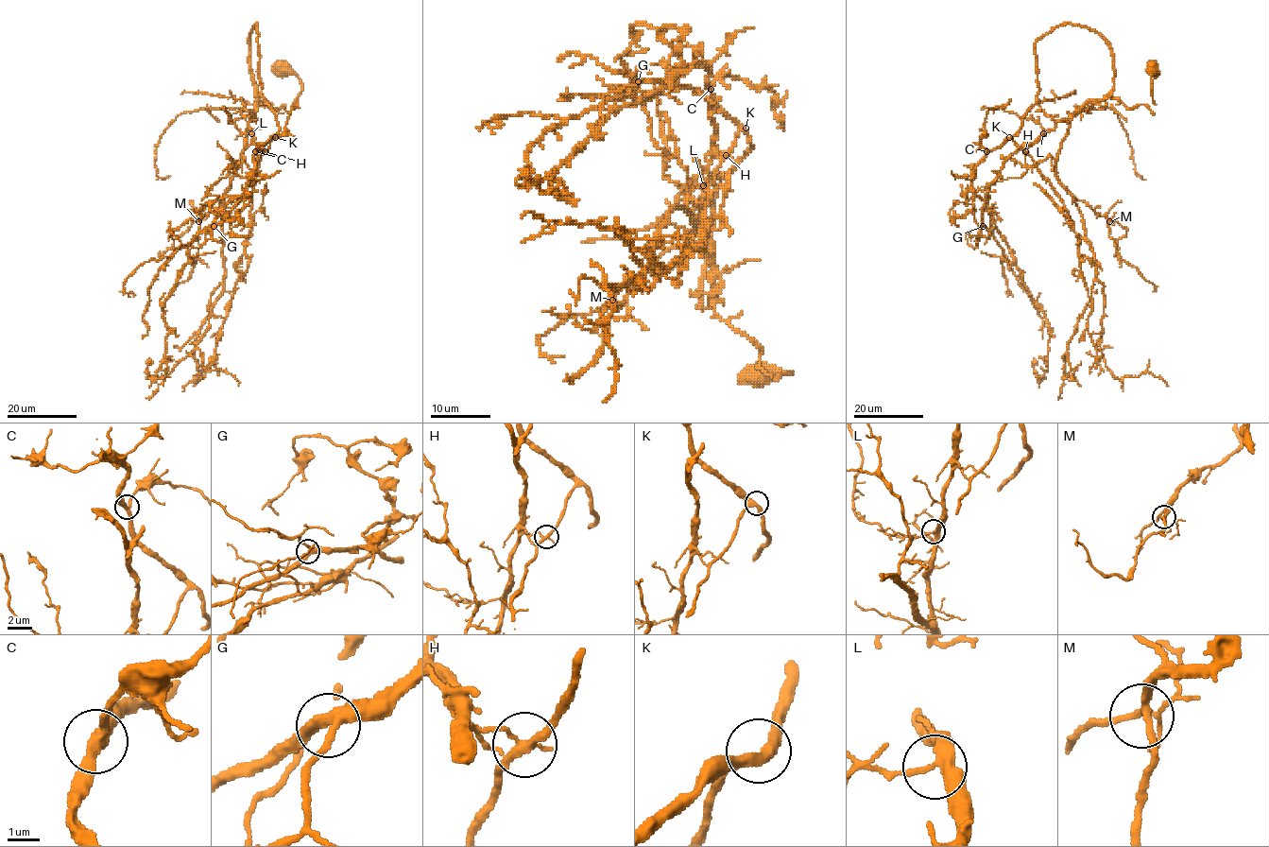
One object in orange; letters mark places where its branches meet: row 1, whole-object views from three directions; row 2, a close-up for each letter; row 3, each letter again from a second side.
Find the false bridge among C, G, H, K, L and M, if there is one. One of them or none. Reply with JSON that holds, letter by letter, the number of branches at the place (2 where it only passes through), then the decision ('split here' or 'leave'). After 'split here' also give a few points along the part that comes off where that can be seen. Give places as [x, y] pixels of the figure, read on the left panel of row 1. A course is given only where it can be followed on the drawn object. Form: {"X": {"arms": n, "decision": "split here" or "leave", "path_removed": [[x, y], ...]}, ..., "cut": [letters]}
{"C": {"arms": 3, "decision": "leave"}, "G": {"arms": 3, "decision": "leave"}, "H": {"arms": 4, "decision": "leave"}, "K": {"arms": 3, "decision": "leave"}, "L": {"arms": 3, "decision": "leave"}, "M": {"arms": 5, "decision": "leave"}, "cut": []}

